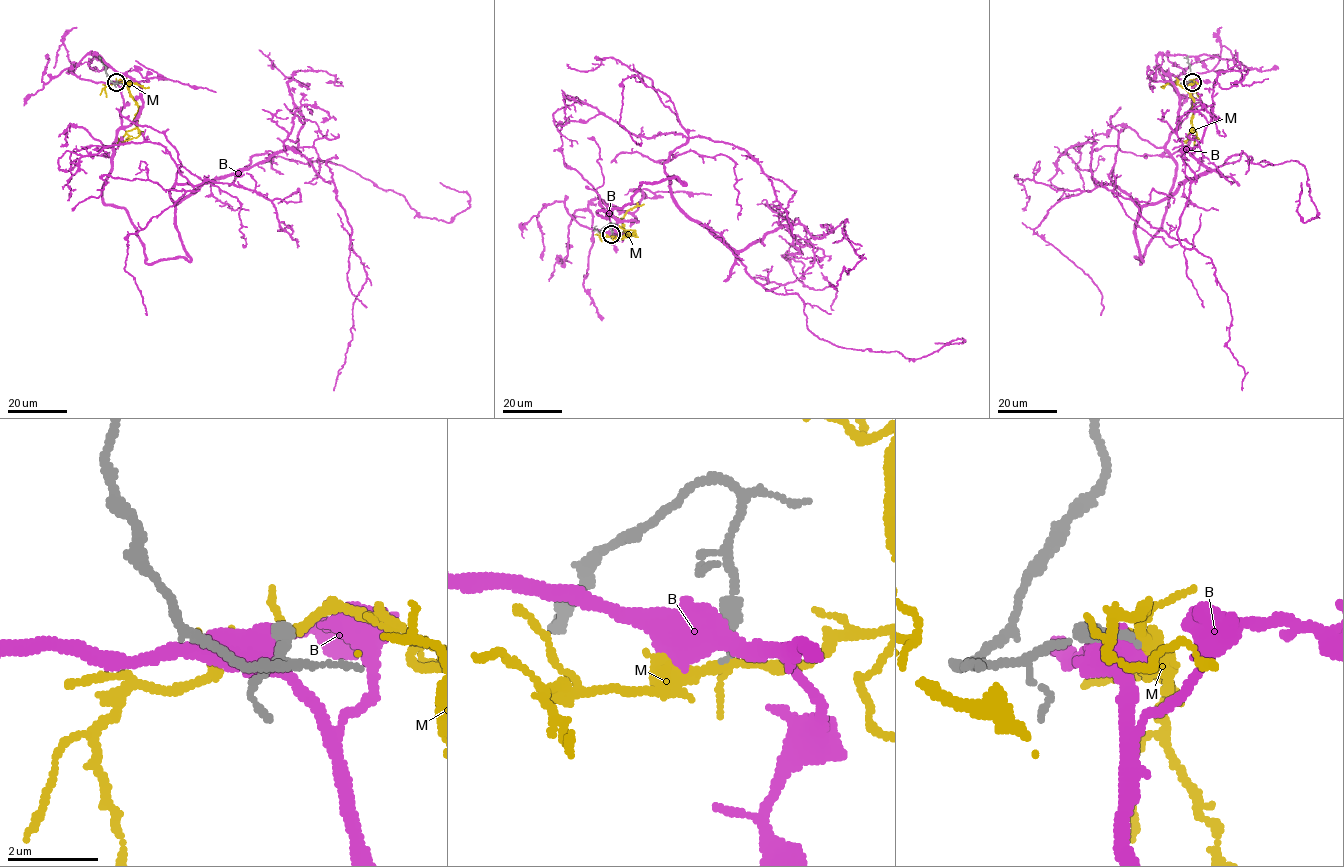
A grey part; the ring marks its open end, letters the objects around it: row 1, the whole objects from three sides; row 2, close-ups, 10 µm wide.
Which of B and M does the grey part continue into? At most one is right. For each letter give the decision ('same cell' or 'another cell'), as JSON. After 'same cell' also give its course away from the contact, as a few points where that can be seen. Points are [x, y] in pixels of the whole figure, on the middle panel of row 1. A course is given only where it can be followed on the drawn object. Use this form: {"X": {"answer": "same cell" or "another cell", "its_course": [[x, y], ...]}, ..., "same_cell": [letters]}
{"B": {"answer": "another cell"}, "M": {"answer": "another cell"}, "same_cell": []}

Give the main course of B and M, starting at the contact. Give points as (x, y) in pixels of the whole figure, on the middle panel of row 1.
B: (611, 232), (597, 212), (675, 177), (674, 202), (735, 251), (847, 219), (861, 259), (829, 284)
M: (611, 234), (621, 233), (624, 227), (630, 236), (634, 231), (611, 228)

